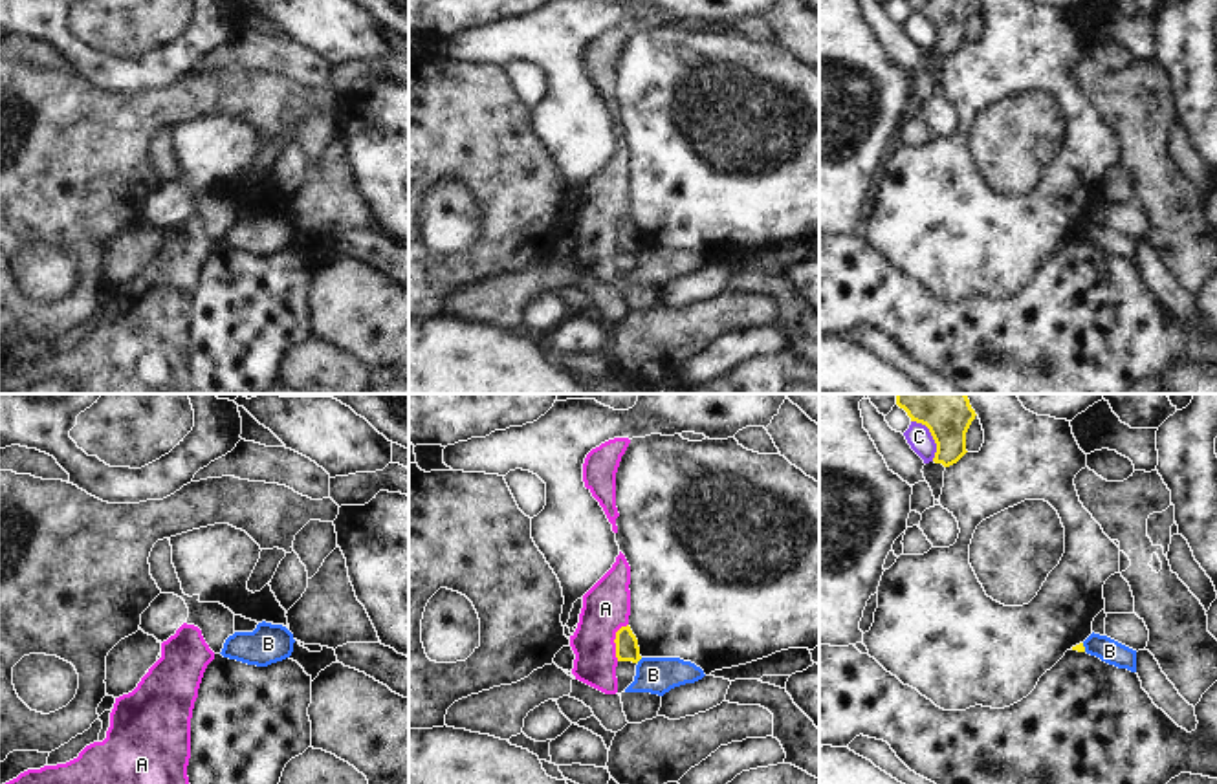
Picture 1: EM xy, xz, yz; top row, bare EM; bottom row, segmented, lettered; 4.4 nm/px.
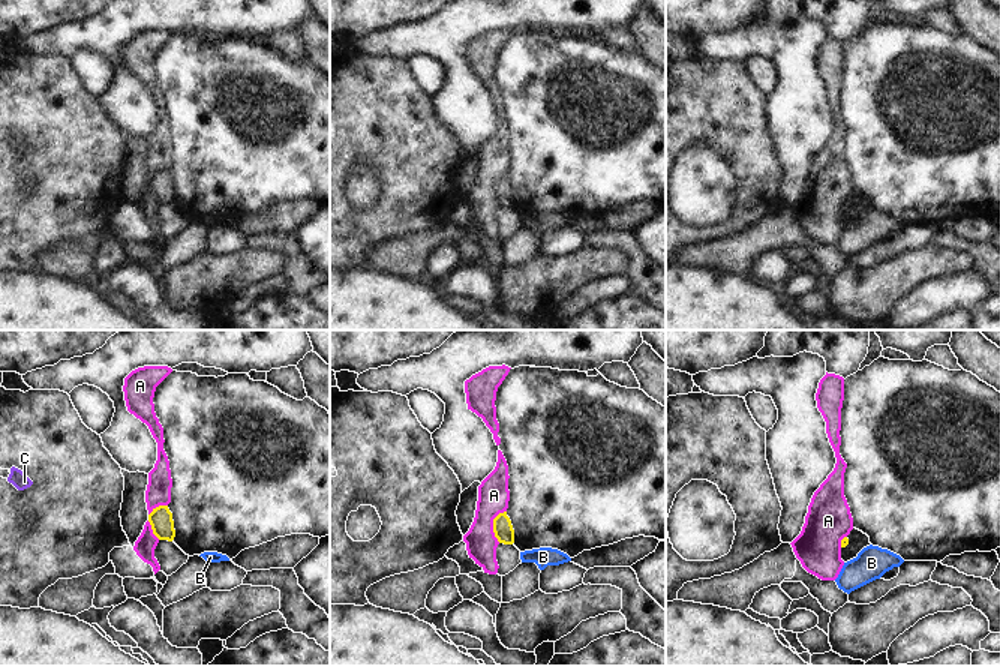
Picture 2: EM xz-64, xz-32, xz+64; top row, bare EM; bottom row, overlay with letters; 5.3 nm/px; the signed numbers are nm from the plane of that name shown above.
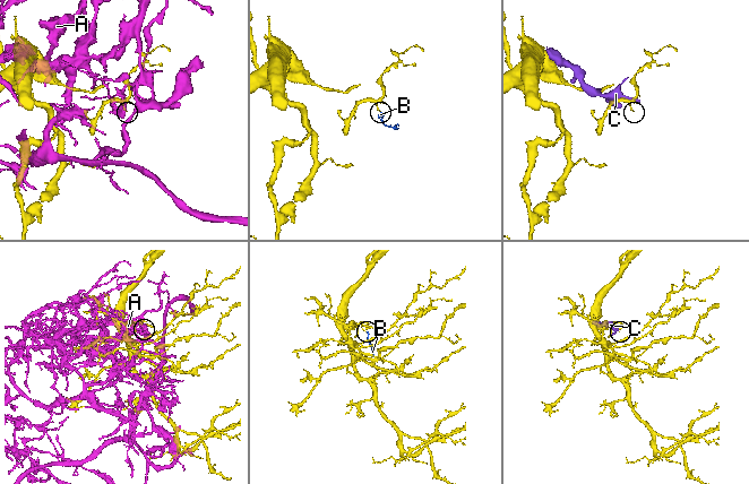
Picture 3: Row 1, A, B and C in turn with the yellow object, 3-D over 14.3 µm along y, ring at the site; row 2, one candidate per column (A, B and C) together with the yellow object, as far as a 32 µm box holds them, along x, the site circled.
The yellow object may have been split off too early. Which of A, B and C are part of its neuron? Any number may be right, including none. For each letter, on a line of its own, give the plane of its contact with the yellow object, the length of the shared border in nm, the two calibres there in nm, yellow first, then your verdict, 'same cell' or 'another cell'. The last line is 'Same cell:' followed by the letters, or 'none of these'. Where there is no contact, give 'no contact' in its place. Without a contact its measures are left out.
A: meets yellow in xz; contact 180 nm long; 100 nm thick on the yellow side, 200 nm on the other; another cell
B: meets yellow in xz; contact 40 nm long; 100 nm thick on the yellow side, 160 nm on the other; another cell
C: meets yellow in yz; contact 200 nm long; 160 nm thick on the yellow side, 110 nm on the other; another cell
Same cell: none of these

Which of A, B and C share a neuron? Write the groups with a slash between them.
A / B / C

